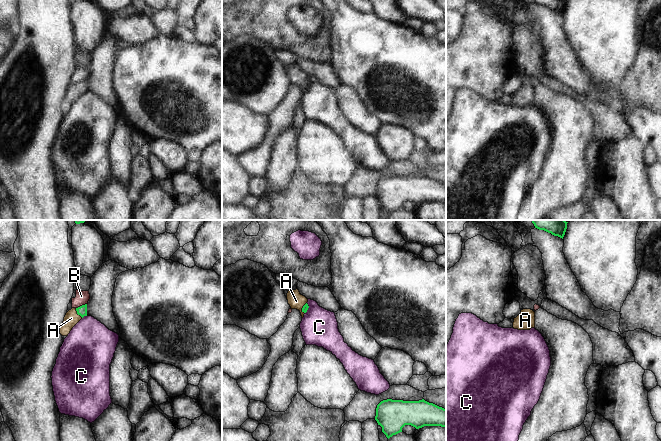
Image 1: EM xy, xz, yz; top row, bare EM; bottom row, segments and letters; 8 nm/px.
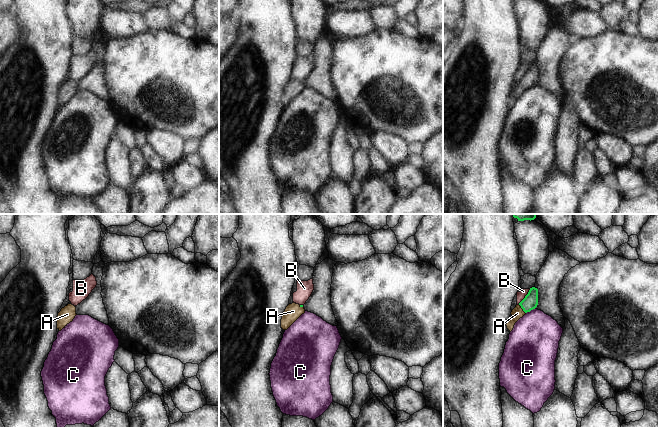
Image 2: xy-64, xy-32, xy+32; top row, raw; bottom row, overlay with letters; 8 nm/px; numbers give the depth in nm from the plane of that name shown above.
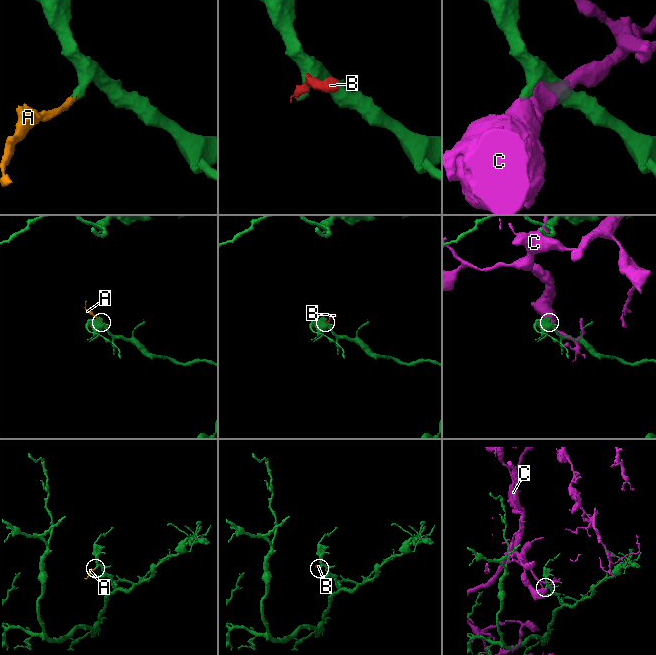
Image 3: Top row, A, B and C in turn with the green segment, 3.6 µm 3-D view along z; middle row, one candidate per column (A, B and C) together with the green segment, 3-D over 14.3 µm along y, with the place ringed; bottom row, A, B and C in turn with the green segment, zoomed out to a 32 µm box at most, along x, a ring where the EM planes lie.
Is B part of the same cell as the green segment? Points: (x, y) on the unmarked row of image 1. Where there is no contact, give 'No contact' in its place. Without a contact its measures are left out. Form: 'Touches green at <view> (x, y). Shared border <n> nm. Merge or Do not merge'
Touches green at xy (82, 81). Shared border 100 nm. Do not merge.

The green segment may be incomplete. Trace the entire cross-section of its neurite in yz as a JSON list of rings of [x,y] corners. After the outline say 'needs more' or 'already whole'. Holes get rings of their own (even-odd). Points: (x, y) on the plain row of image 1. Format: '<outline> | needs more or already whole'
[[[534,0],[534,2],[539,6],[544,6],[562,15],[567,5],[567,0]]] | already whole

